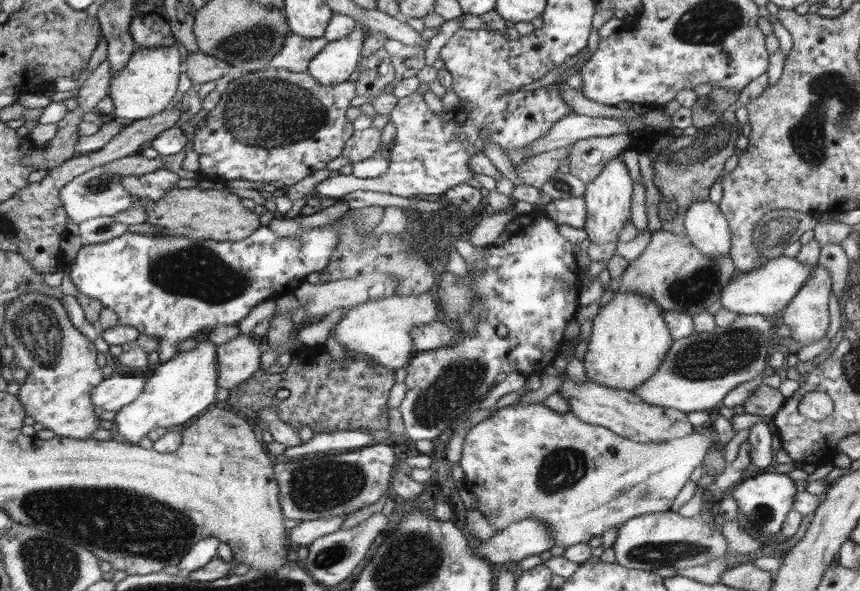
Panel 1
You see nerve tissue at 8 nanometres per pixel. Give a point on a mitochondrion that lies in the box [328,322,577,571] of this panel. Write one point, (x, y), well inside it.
(461, 380)

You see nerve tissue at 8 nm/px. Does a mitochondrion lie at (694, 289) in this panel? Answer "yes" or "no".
yes

